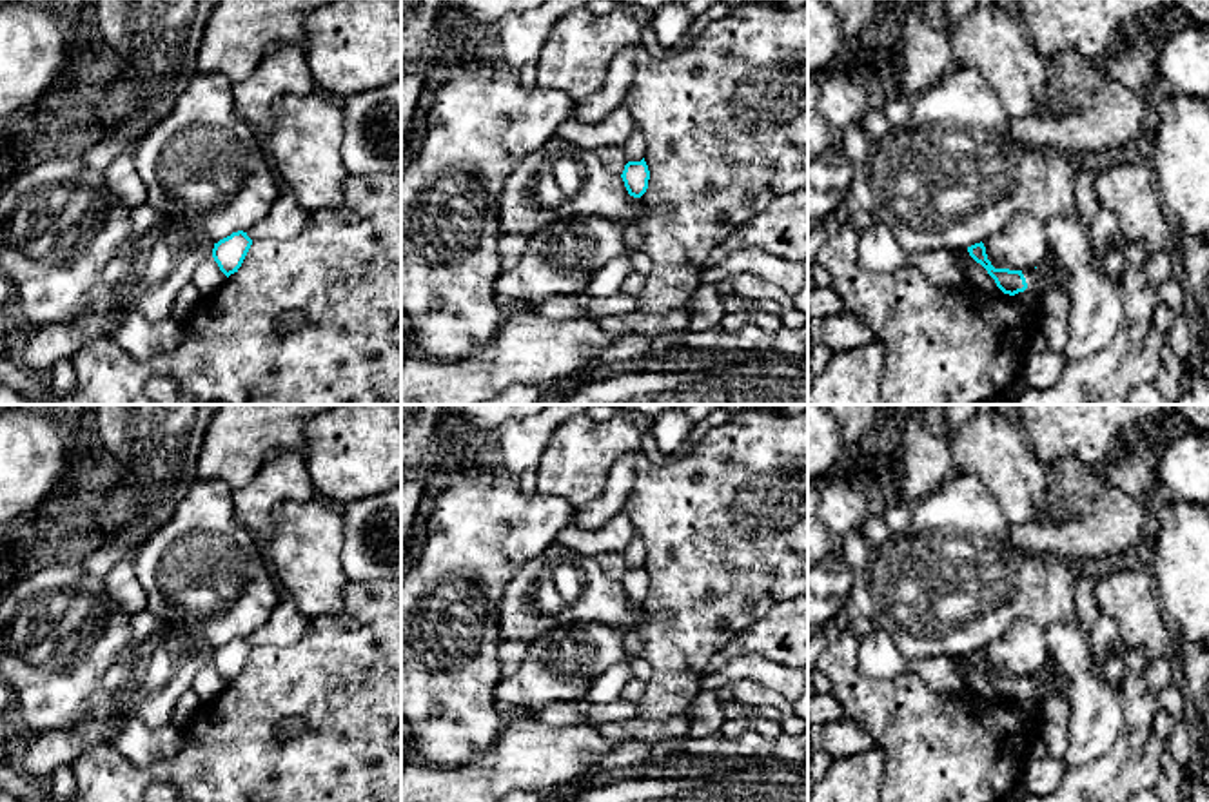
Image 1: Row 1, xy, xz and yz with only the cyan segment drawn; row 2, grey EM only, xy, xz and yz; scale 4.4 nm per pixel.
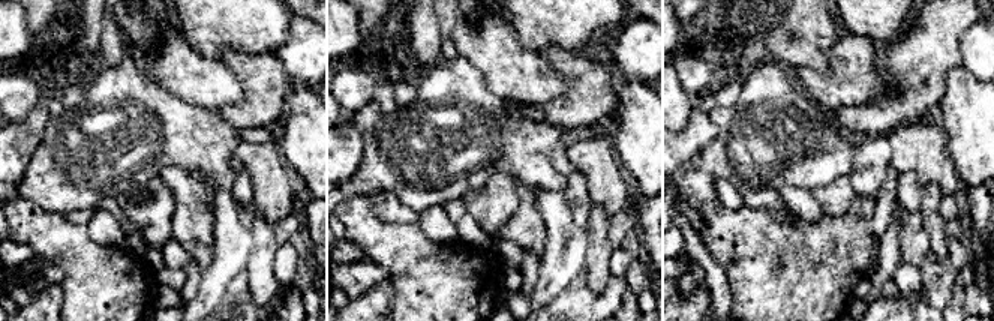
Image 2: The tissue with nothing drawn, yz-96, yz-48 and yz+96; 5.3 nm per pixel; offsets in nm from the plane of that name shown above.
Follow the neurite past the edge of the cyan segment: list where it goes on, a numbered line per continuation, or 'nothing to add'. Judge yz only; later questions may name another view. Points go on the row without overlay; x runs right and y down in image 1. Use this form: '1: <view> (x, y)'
1: yz (1037, 688)

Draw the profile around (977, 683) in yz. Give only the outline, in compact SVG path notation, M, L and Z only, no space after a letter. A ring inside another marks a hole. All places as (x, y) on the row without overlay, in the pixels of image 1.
M968 655L957 657L958 671L966 682L966 691L977 695L986 700L1000 700L1002 697L997 693L995 686L988 680L988 677L977 670Z

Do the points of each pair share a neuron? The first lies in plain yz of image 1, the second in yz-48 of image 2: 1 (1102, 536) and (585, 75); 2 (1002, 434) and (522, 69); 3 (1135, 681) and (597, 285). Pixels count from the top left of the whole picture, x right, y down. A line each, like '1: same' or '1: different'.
1: same
2: same
3: same

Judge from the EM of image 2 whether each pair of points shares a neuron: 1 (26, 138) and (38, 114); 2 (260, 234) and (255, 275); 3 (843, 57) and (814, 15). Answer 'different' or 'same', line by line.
1: same
2: same
3: different

